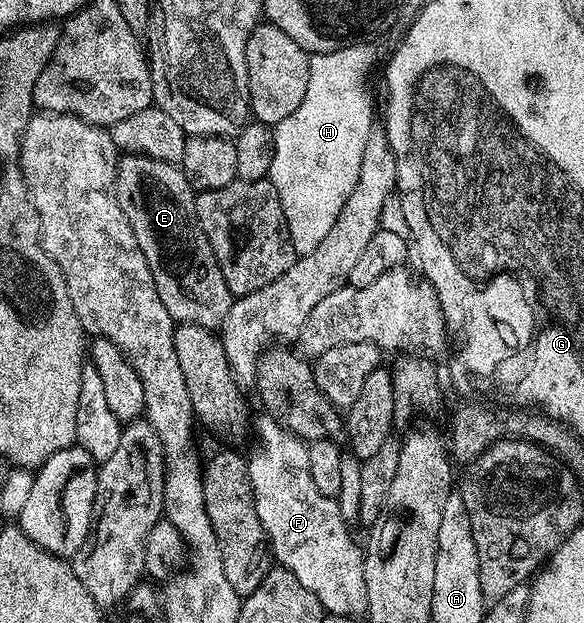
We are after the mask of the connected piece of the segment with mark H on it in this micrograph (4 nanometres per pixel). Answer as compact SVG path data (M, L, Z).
M374 43L354 44L332 52L317 52L309 62L309 86L305 86L305 98L301 106L289 118L274 125L276 148L269 179L281 198L283 213L289 226L289 238L299 256L308 256L325 239L325 234L333 230L337 214L353 194L361 174L361 158L365 155L365 142L369 142L371 125L371 104L365 86L367 74L375 64Z

